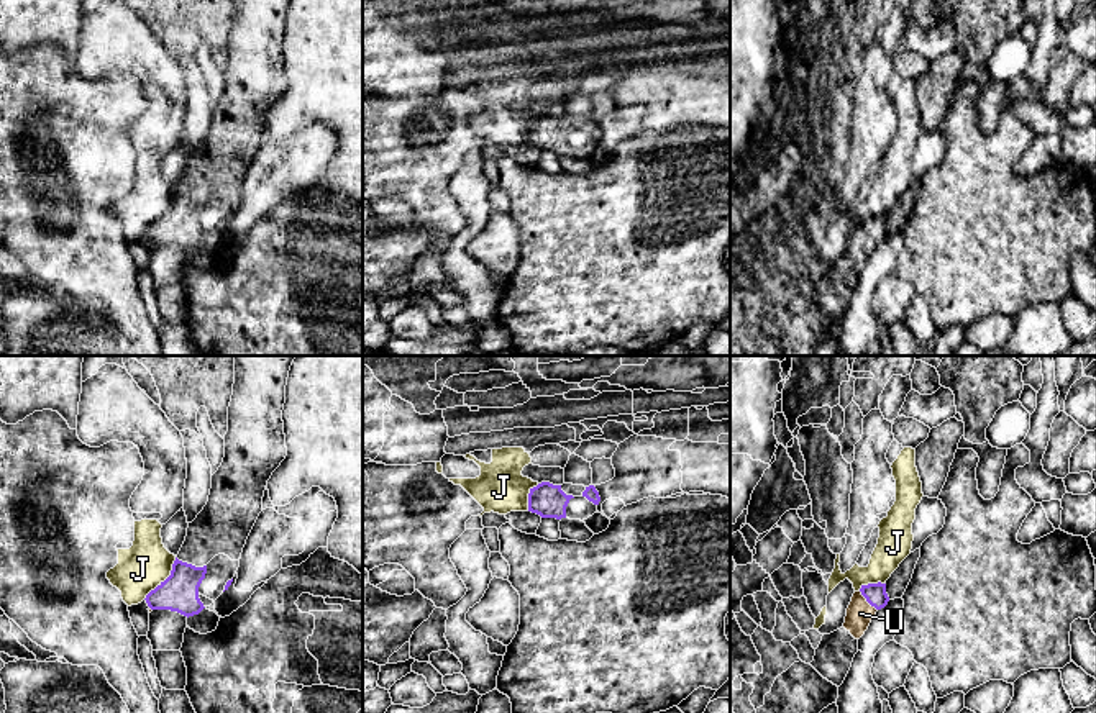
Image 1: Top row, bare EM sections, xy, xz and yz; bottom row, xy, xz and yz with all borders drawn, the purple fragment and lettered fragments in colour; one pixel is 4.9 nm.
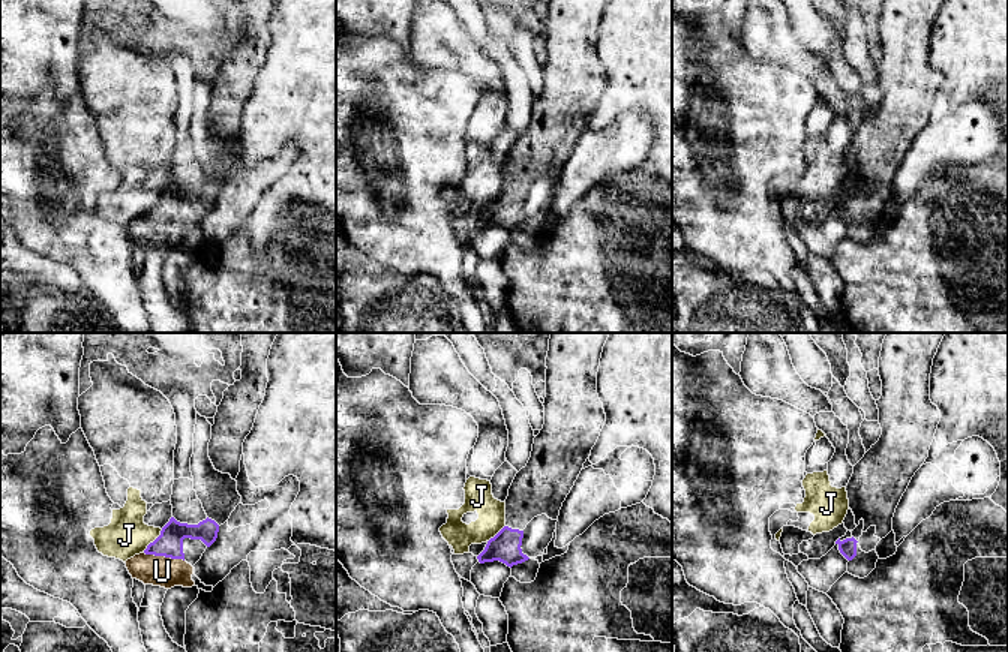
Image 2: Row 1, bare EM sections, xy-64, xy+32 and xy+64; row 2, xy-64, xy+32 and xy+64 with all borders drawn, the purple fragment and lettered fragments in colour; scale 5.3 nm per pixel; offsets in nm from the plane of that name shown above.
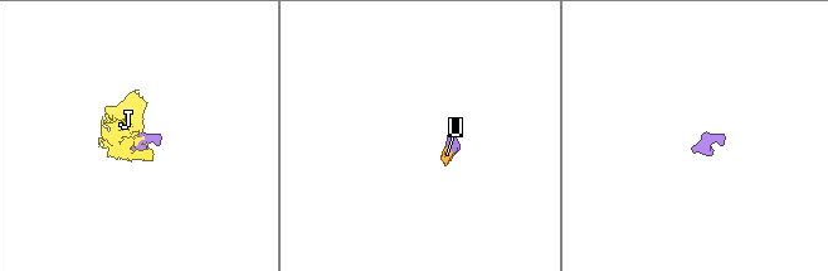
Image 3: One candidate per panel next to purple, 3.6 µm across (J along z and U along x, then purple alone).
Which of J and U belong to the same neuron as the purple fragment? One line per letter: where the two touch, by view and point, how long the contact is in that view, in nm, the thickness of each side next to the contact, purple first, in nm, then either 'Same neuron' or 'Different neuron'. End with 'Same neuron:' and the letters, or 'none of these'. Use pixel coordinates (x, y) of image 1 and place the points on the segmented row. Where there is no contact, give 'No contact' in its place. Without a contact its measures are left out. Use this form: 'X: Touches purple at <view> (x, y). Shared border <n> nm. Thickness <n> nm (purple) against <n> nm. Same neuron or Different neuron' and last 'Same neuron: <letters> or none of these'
J: Touches purple at xy (166, 579). Shared border 260 nm. Thickness 190 nm (purple) against 240 nm. Different neuron
U: Touches purple at yz (867, 600). Shared border 140 nm. Thickness 110 nm (purple) against 130 nm. Same neuron
Same neuron: U

